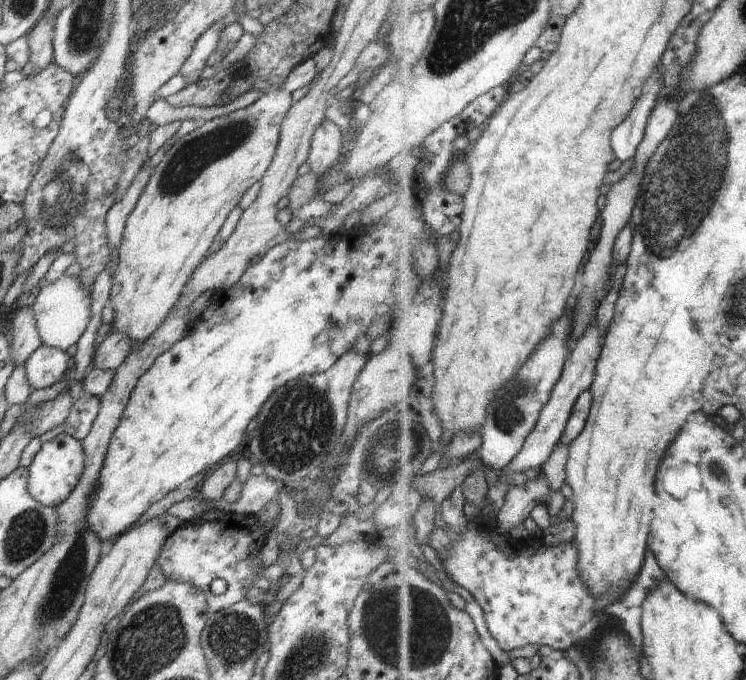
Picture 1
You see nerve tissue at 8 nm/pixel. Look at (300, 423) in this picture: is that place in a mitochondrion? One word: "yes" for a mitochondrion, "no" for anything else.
yes

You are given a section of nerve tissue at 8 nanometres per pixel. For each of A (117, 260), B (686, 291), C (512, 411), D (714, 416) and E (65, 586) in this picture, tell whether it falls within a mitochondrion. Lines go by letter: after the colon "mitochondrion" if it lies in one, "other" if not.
A: other
B: other
C: mitochondrion
D: other
E: mitochondrion

